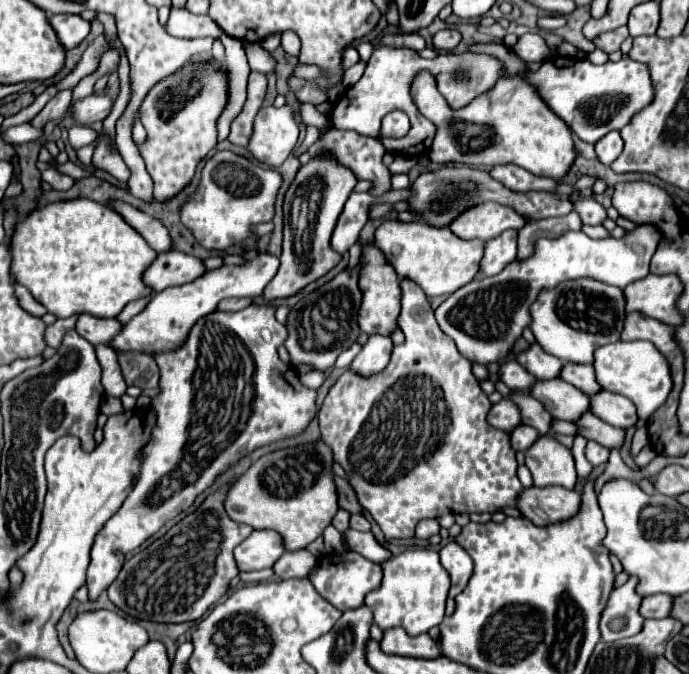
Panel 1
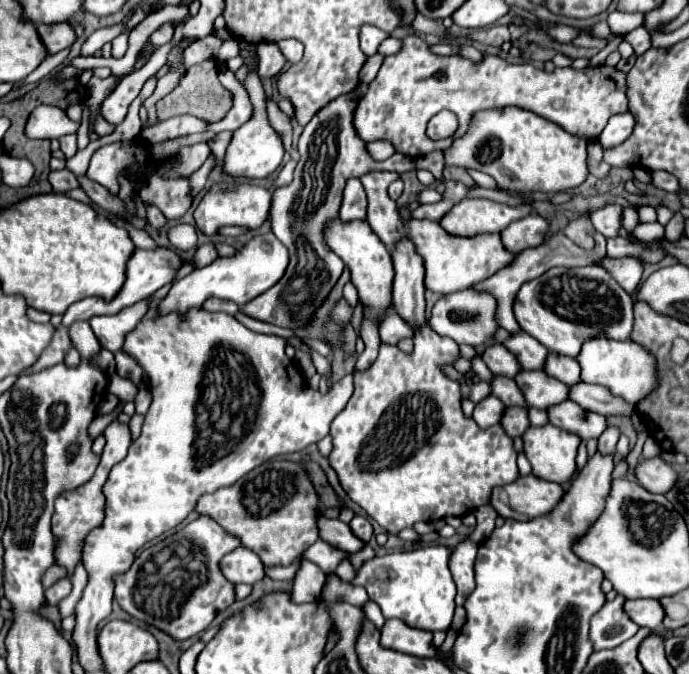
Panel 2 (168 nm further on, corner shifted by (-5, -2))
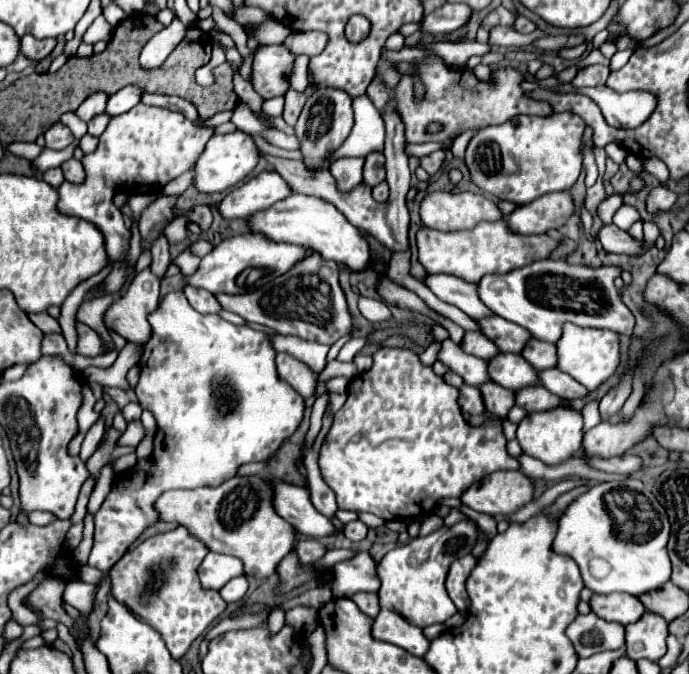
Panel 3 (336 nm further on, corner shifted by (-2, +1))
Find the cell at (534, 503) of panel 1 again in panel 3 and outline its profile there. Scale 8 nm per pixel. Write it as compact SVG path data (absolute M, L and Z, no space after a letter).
M497 471L473 483L461 503L487 515L511 515L531 501L533 485L521 471Z

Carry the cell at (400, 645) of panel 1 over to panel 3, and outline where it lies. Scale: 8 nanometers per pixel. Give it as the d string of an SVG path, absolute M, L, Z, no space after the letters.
M381 609L373 621L373 637L385 643L393 643L411 655L423 657L429 649L429 641L423 635L423 629L413 627L401 615L389 609Z

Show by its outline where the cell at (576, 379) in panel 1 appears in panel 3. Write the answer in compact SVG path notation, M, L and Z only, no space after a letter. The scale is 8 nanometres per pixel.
M533 337L529 339L527 347L521 351L521 357L525 357L525 361L537 371L543 371L543 369L549 369L549 367L557 365L555 345L539 341L539 339L533 339Z

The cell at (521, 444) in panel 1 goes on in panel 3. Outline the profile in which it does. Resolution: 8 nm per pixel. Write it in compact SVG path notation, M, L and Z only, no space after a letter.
M485 383L485 385L479 387L479 391L481 391L483 401L487 403L489 415L493 415L493 417L505 419L507 411L515 405L515 399L513 399L515 395L513 395L513 391L505 389L505 387L497 385L497 383Z

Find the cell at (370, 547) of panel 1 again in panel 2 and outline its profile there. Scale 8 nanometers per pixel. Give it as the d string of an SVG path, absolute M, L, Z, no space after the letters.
M320 516L318 528L320 528L320 538L322 540L326 540L328 544L332 544L338 550L344 550L348 554L356 554L356 552L360 552L366 546L366 542L356 538L352 534L350 526L340 522L340 520L328 520L328 518Z

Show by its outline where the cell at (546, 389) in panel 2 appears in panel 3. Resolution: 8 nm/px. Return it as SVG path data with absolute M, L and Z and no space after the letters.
M497 353L493 359L489 359L489 377L511 391L537 385L537 371L521 355Z

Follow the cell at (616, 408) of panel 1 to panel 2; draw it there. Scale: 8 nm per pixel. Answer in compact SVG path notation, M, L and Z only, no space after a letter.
M580 382L570 388L570 400L580 404L588 412L596 412L602 416L628 416L632 418L636 414L636 406L630 402L624 402L624 398L614 398L610 390L604 390L604 386L586 384Z

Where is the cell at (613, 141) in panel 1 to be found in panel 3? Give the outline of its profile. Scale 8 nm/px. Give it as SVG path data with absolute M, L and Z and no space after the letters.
M599 85L599 87L585 87L585 89L581 89L581 93L583 93L583 91L585 91L587 97L591 97L591 99L599 105L599 109L601 109L605 121L607 121L611 127L621 127L621 129L639 127L641 123L645 123L645 121L649 119L649 115L651 115L651 113L655 111L655 107L657 107L657 97L655 97L653 93L647 93L647 91L615 93L613 89L605 87L605 85Z

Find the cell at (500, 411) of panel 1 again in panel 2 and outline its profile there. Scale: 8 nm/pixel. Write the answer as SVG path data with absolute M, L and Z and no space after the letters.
M488 396L474 408L474 420L480 428L490 428L500 424L500 414L504 414L504 404L496 396Z

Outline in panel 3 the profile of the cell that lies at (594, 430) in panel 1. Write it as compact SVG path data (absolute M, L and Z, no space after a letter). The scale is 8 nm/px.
M525 387L525 391L515 391L515 405L523 407L527 413L533 413L533 411L547 411L557 405L565 405L565 401L549 393L545 387Z

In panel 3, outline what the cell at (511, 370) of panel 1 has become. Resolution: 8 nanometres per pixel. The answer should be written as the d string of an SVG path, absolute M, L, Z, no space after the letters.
M467 331L463 341L461 341L461 349L469 355L481 357L481 359L491 359L493 355L497 355L497 347L491 339L487 339L481 331Z

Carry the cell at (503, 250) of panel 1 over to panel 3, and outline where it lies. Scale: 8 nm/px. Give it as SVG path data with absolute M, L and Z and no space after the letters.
M567 191L549 193L531 201L529 205L517 207L507 217L507 223L511 231L521 235L547 233L549 229L563 227L565 221L573 215L573 211L575 211L575 203Z

